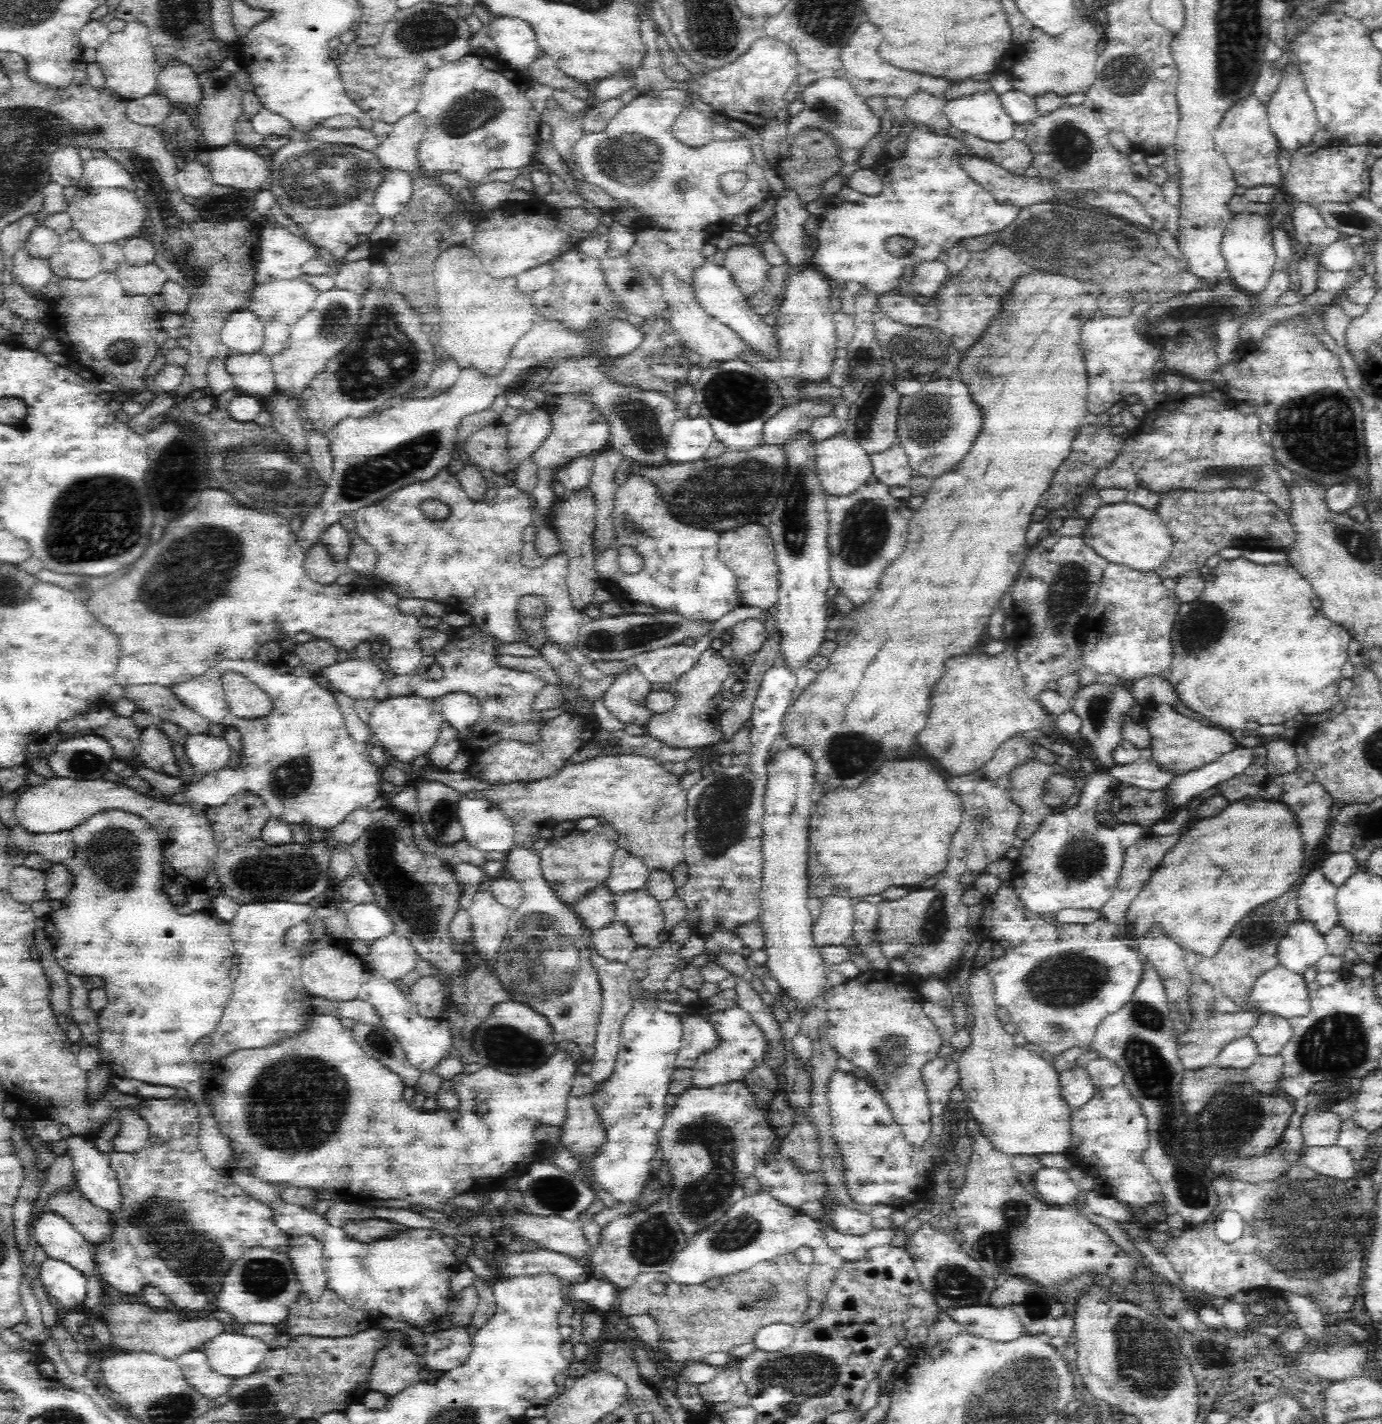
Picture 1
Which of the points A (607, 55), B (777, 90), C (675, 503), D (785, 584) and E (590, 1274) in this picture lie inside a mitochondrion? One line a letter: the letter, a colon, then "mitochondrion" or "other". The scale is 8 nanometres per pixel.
A: other
B: other
C: mitochondrion
D: other
E: other

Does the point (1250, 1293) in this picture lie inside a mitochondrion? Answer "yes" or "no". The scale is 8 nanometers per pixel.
no

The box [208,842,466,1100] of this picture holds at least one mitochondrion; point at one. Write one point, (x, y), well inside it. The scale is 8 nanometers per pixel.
(293, 872)

